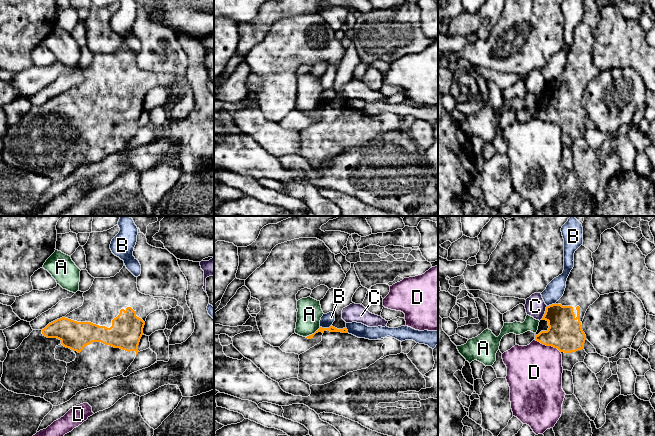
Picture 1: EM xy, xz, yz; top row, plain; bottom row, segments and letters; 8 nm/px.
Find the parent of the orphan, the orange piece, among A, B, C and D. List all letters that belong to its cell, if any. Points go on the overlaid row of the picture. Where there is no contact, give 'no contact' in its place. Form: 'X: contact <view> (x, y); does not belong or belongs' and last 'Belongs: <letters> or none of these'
A: contact xz (314, 333); does not belong
B: contact xz (325, 328); does not belong
C: contact yz (545, 313); does not belong
D: contact yz (547, 345); does not belong
Belongs: none of these

